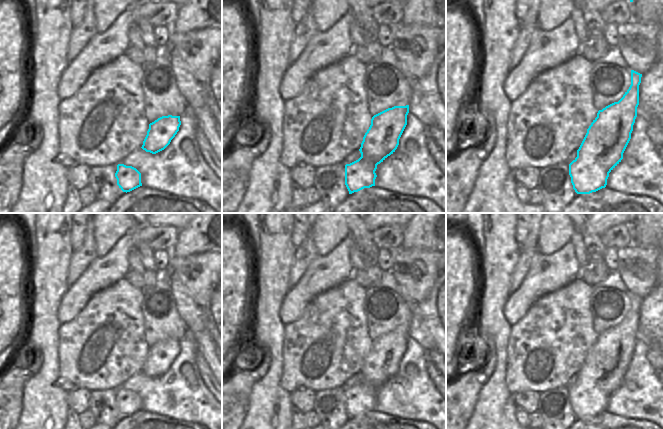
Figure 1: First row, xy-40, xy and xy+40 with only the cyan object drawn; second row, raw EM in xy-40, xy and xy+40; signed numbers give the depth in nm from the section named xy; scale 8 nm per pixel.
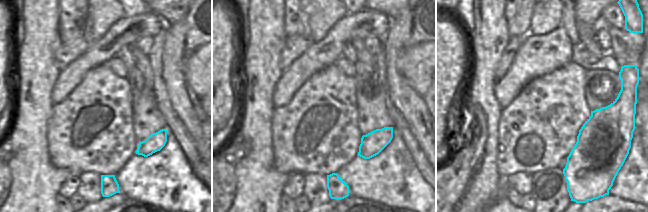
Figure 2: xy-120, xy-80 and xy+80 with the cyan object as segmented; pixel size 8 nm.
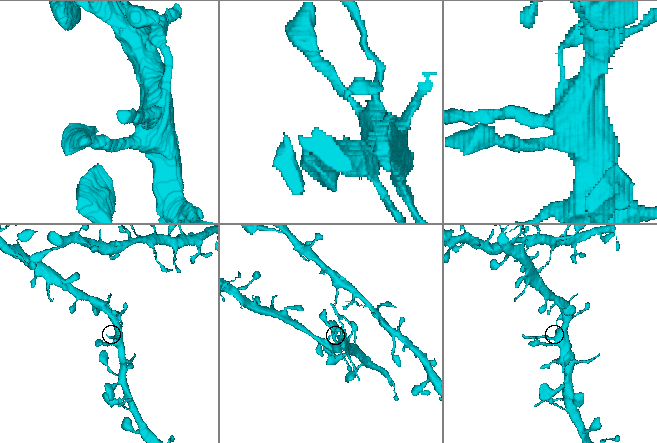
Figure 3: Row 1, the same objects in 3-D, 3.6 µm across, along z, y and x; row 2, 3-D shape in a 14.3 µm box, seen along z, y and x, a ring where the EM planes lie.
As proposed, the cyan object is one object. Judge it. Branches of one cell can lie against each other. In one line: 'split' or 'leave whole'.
split

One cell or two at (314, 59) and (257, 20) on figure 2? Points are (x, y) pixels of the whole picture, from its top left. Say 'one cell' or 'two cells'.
two cells

